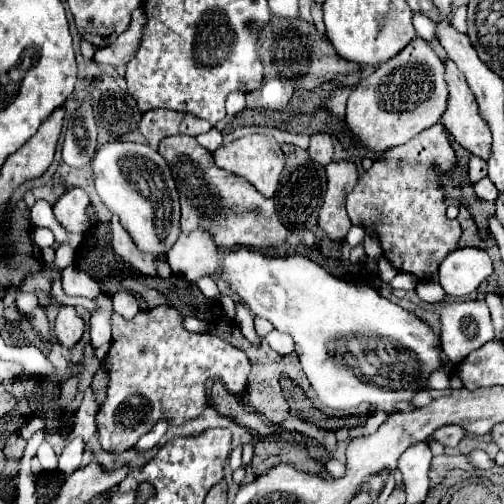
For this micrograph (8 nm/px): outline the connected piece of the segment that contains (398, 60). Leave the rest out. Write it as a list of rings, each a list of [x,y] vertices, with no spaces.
[[[416,36],[398,56],[380,64],[374,74],[362,78],[354,86],[348,98],[346,126],[354,142],[368,152],[380,154],[406,144],[422,130],[434,126],[442,118],[442,112],[446,112],[446,98],[448,88],[444,80],[444,60],[426,40]]]

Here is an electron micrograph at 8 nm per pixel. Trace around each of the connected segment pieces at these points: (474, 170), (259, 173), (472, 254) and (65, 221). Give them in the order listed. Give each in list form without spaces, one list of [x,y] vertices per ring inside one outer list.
[[[470,156],[470,180],[476,184],[478,180],[482,180],[488,172],[488,164],[486,160],[478,158],[478,156]]]
[[[248,134],[244,138],[238,138],[230,144],[224,144],[222,148],[218,148],[214,152],[214,162],[218,168],[246,178],[262,196],[272,198],[272,194],[276,192],[276,186],[278,186],[280,172],[284,168],[284,152],[282,152],[282,148],[274,136],[270,136],[270,134]]]
[[[458,248],[440,264],[440,286],[452,298],[474,292],[492,274],[492,260],[480,248]]]
[[[74,186],[66,194],[62,194],[52,208],[54,208],[56,220],[68,232],[84,234],[90,228],[90,224],[94,222],[94,218],[88,214],[88,206],[90,206],[88,192],[80,186]]]

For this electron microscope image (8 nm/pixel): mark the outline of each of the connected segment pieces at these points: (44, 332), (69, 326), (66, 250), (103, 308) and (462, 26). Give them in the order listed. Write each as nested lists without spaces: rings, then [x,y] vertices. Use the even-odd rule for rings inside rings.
[[[36,306],[36,308],[28,314],[28,320],[30,320],[32,328],[38,332],[40,340],[54,344],[54,338],[52,338],[52,334],[50,334],[50,326],[46,311],[41,306]]]
[[[62,306],[58,316],[56,316],[54,332],[56,332],[56,340],[64,348],[72,348],[80,342],[80,338],[84,334],[84,322],[72,306]]]
[[[66,242],[56,248],[56,266],[62,270],[74,262],[74,248]]]
[[[100,296],[96,298],[96,302],[98,302],[98,310],[90,318],[90,334],[92,334],[94,348],[106,344],[110,340],[110,330],[112,330],[110,328],[110,312],[112,312],[110,296]]]
[[[466,6],[458,8],[450,20],[452,20],[452,24],[454,24],[454,28],[456,28],[458,32],[466,34]]]

